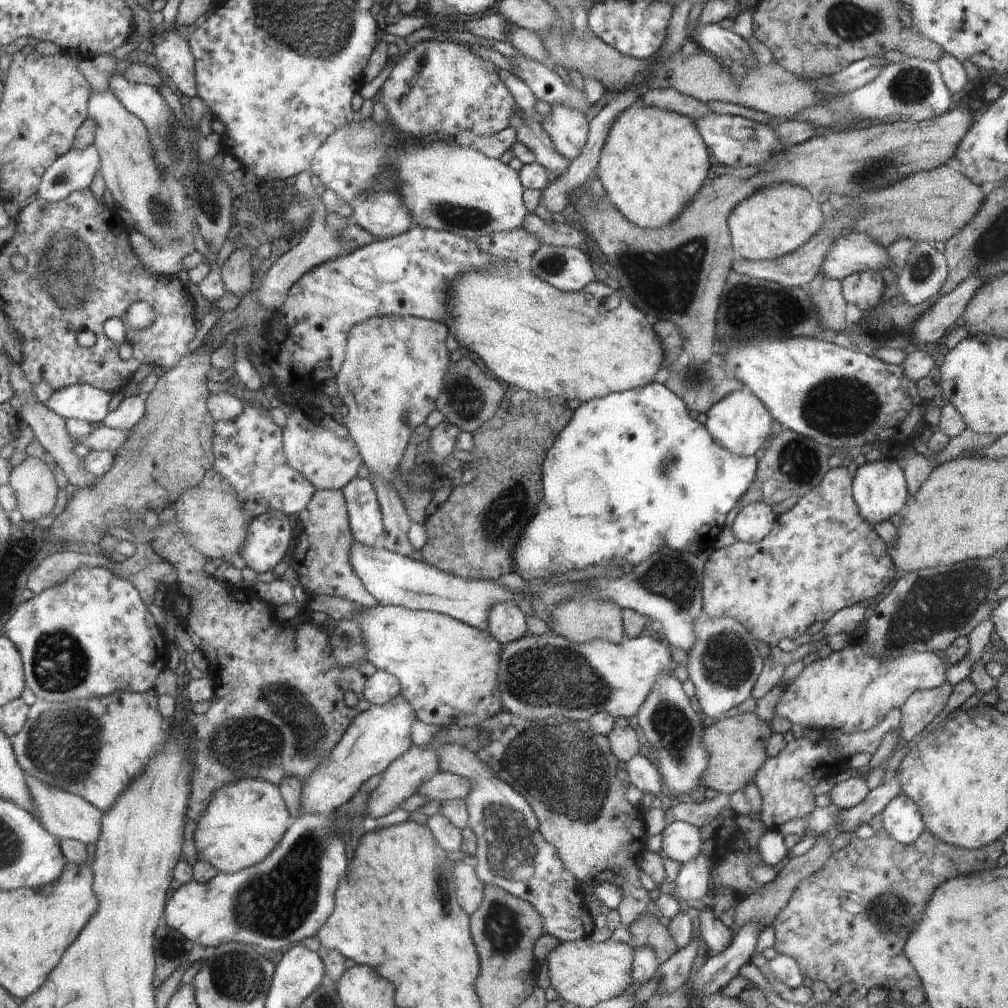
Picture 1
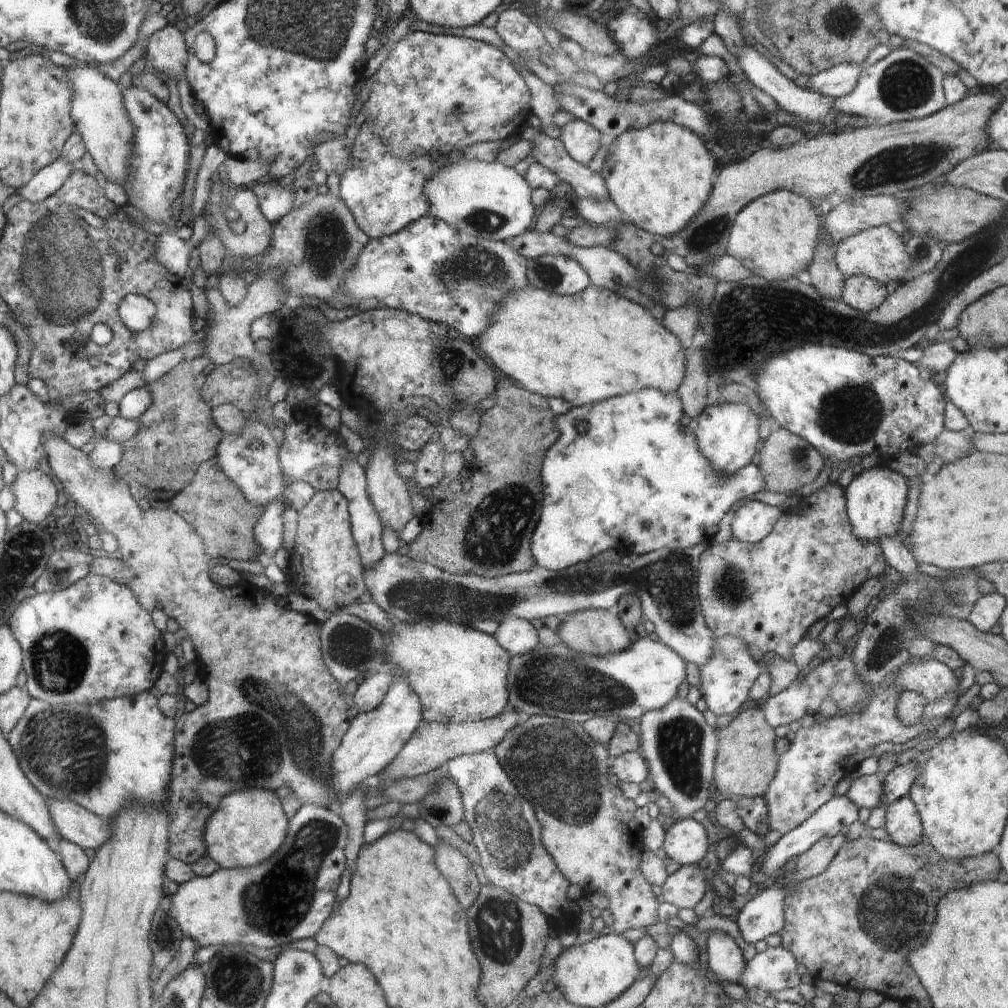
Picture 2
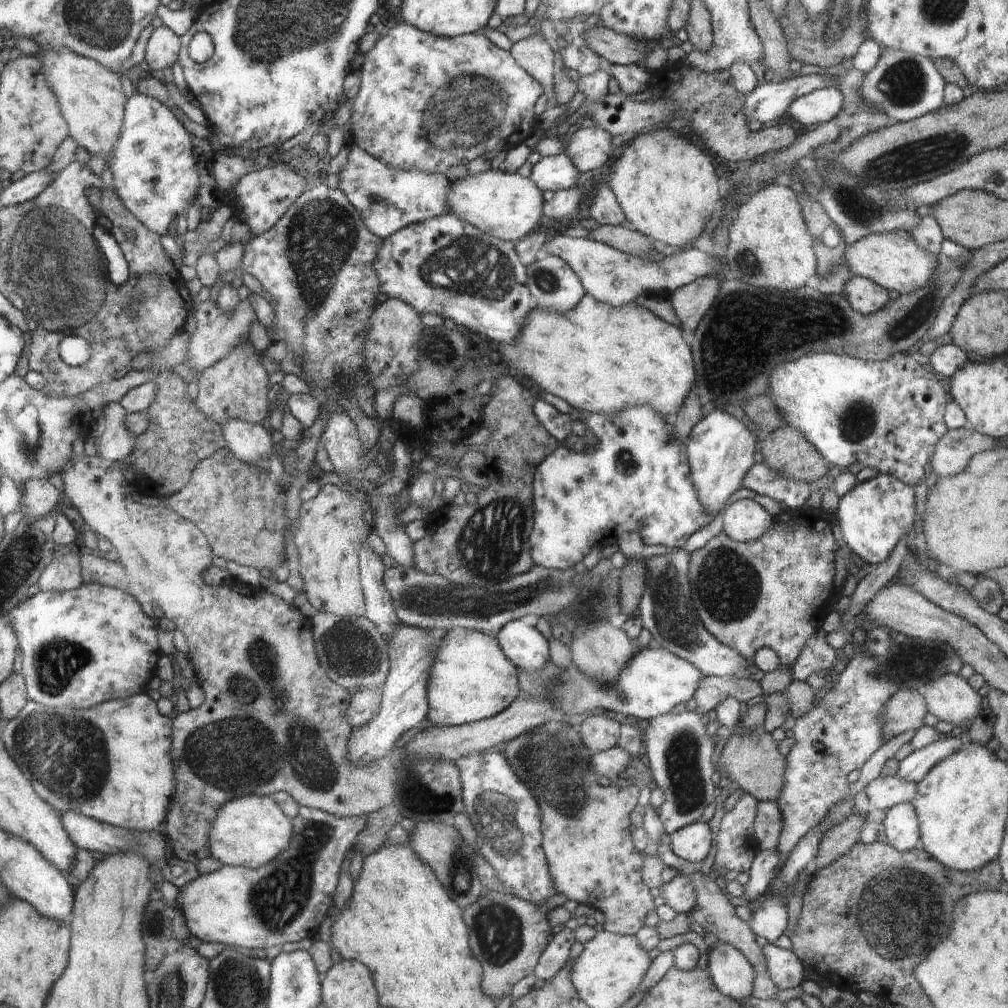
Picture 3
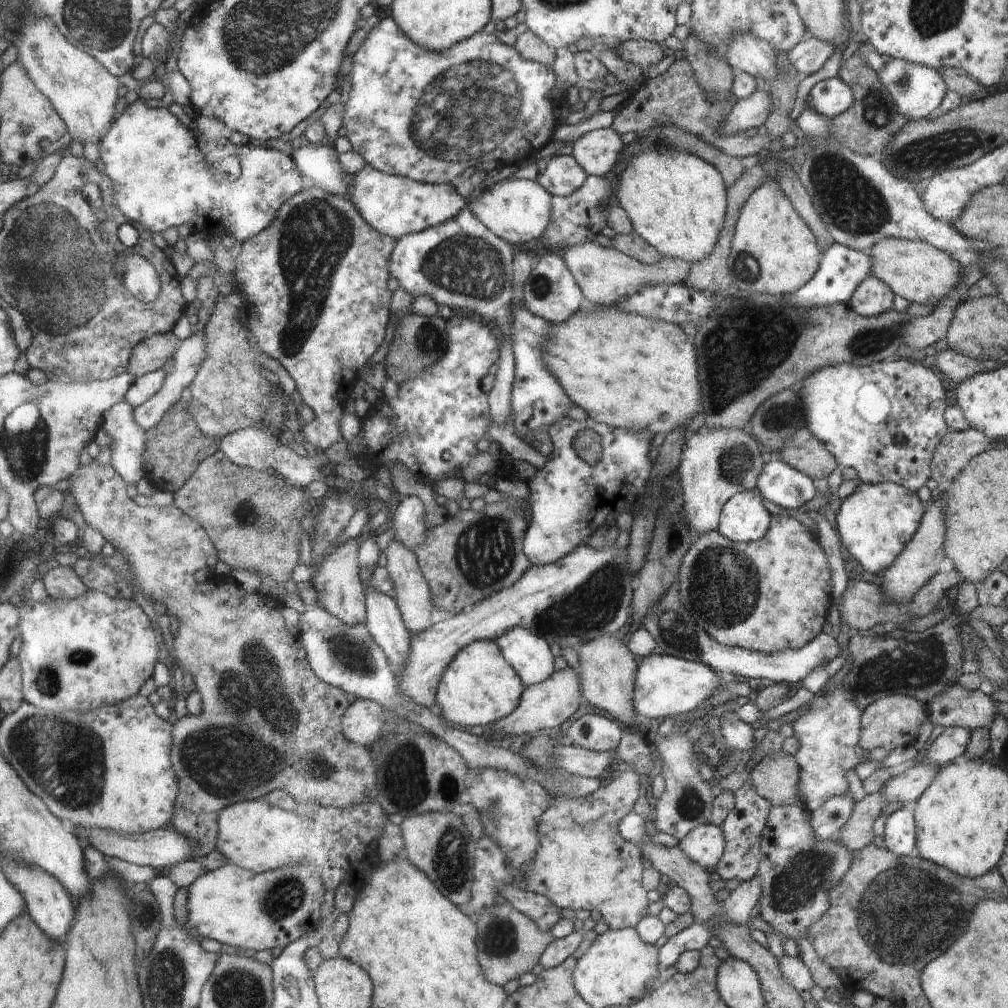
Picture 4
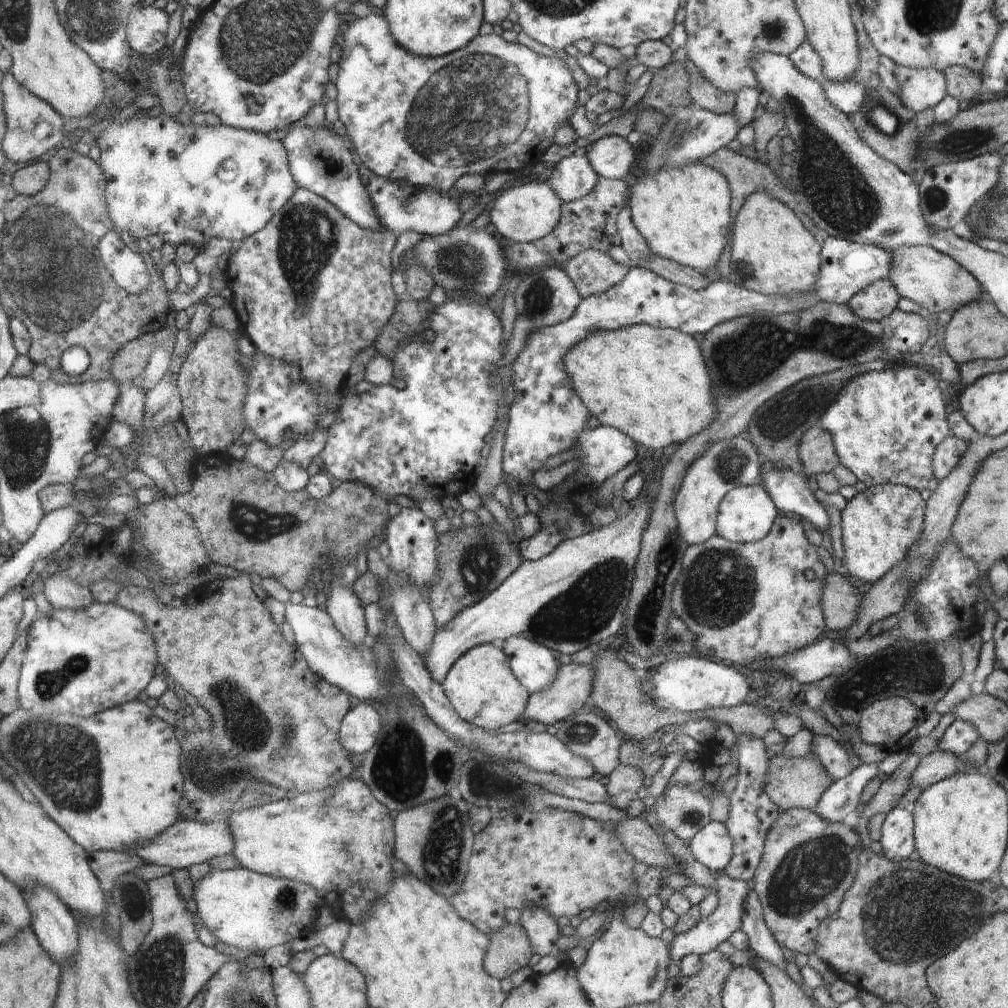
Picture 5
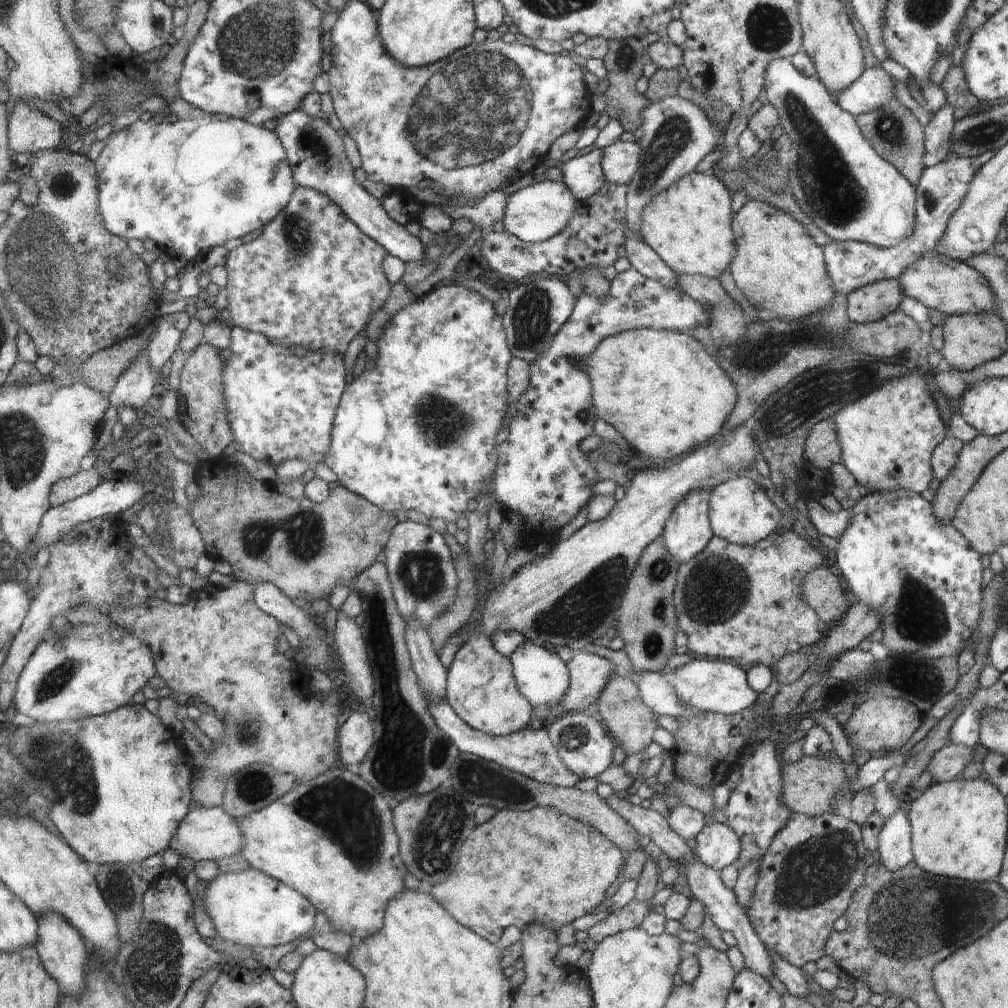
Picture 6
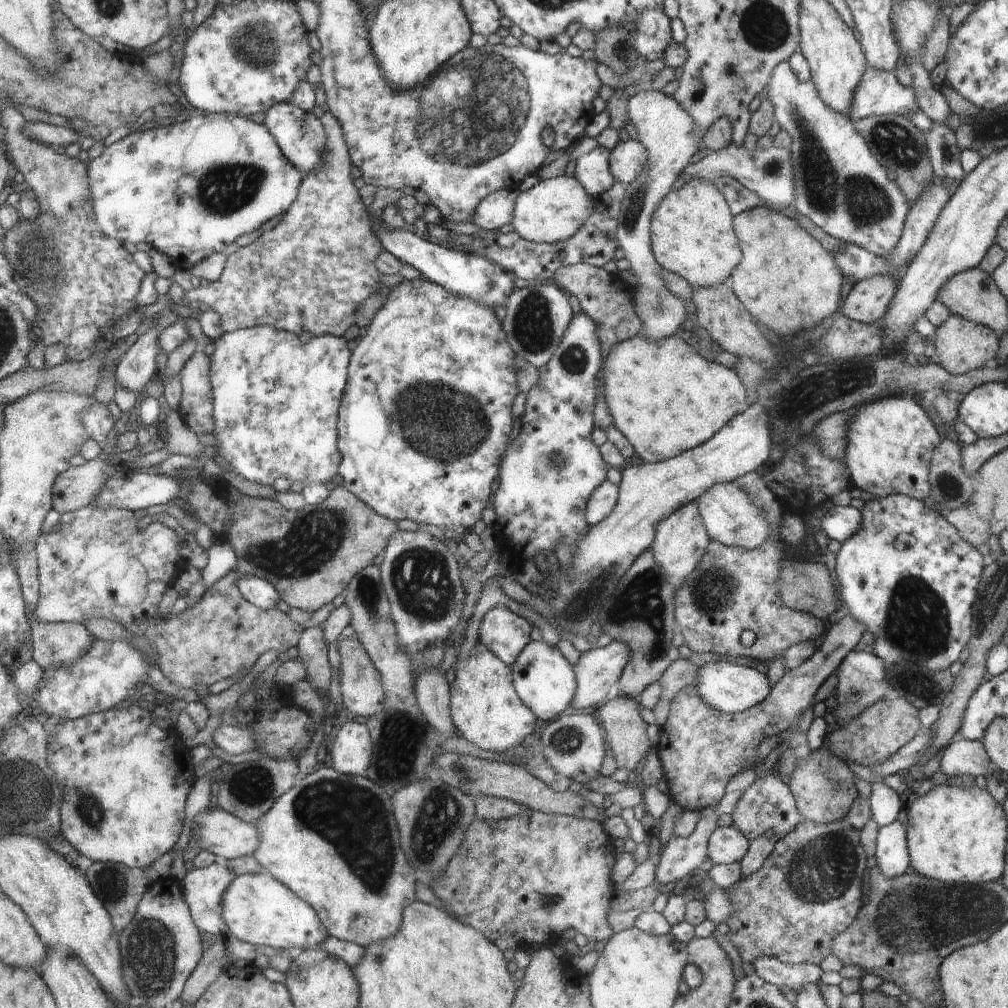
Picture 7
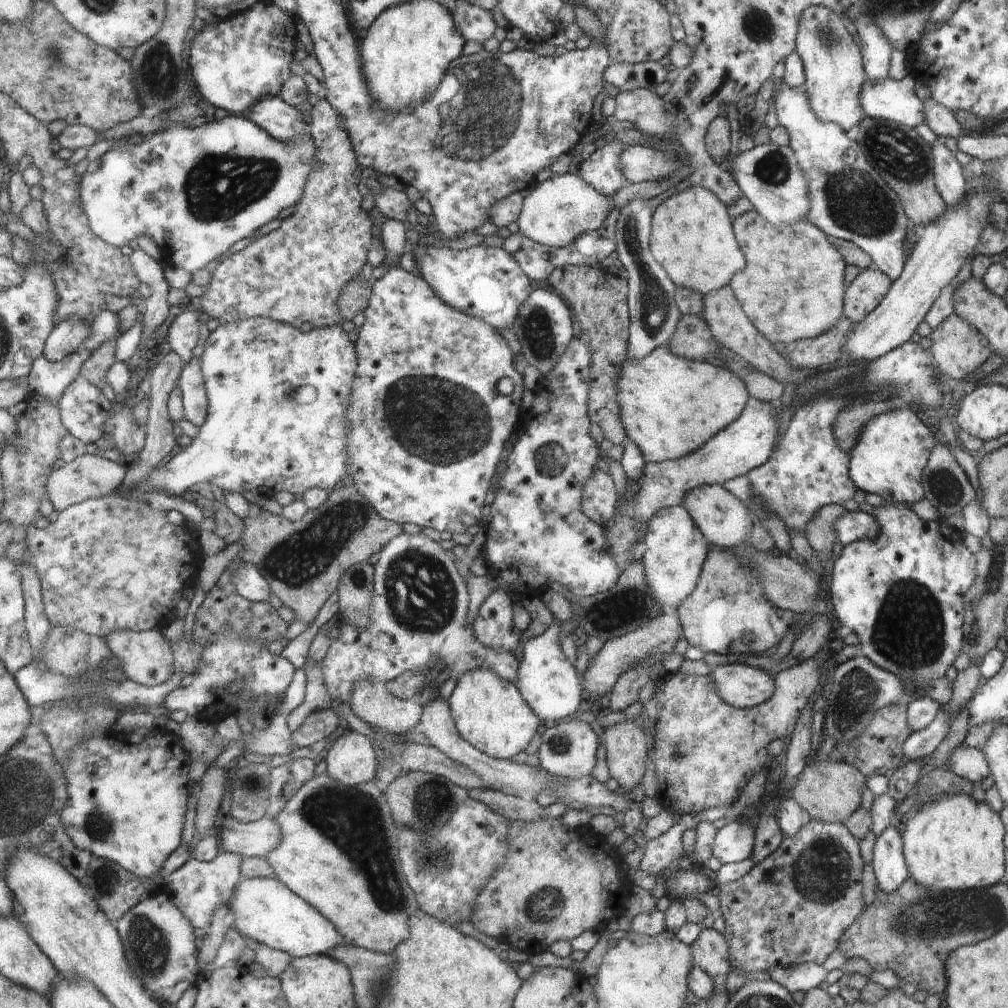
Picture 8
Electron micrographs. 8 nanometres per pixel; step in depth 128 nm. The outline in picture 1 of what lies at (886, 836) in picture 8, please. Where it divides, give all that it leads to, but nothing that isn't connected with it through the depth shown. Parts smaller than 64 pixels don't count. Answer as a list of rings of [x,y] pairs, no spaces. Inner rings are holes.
[[[906,795],[894,797],[881,813],[882,830],[902,845],[912,845],[923,833],[921,809]]]

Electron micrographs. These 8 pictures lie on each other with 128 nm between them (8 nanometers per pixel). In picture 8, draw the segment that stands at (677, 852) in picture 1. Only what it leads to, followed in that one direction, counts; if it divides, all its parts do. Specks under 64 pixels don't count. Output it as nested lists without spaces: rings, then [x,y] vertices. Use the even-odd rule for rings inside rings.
[[[734,820],[717,830],[713,856],[722,864],[744,861],[753,854],[756,828],[743,820]]]

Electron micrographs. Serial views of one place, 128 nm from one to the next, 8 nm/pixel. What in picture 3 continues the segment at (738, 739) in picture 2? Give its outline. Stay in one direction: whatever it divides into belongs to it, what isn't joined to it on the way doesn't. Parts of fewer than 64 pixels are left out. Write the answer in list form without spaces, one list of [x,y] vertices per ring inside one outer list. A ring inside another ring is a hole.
[[[760,702],[750,706],[746,712],[745,721],[738,731],[729,733],[729,738],[723,749],[717,752],[716,770],[723,771],[728,777],[726,781],[736,782],[745,793],[750,793],[757,801],[776,801],[785,786],[785,770],[787,758],[778,751],[777,743],[765,729],[766,703]]]

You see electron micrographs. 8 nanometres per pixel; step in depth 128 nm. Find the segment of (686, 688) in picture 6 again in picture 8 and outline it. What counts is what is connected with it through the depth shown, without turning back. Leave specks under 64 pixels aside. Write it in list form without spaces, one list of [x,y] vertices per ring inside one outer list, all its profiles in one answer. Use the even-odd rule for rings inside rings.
[[[742,663],[711,667],[708,676],[718,698],[739,709],[752,709],[769,700],[776,692],[776,682],[768,672]]]

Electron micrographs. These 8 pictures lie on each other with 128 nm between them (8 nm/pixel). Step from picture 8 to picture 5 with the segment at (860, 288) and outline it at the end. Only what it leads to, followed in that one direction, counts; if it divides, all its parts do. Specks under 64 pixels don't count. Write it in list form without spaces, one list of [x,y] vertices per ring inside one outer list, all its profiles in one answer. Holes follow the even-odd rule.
[[[882,278],[859,290],[848,302],[854,314],[867,321],[883,321],[896,309],[901,295],[890,279]]]

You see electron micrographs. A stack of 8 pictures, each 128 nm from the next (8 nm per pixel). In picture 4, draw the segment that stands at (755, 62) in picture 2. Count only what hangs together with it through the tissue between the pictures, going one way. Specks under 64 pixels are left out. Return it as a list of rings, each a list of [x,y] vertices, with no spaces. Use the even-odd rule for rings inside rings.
[[[828,78],[818,82],[810,90],[807,104],[812,106],[818,114],[824,114],[828,118],[840,116],[842,112],[852,106],[854,96],[850,86],[840,81],[840,78]]]

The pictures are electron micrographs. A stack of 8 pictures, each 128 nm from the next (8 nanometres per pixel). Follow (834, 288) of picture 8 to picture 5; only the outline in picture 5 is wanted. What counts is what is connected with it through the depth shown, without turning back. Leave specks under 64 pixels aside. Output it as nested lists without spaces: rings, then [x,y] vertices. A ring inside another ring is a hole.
[[[756,191],[743,202],[734,219],[727,281],[762,294],[809,293],[820,278],[821,246],[796,213],[766,191]]]

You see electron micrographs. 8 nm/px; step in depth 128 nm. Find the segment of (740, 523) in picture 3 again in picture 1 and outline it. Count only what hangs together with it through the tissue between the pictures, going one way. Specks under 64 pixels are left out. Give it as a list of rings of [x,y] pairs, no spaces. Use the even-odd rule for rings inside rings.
[[[753,502],[744,505],[730,524],[738,541],[757,543],[769,536],[774,522],[777,522],[776,516],[768,503]]]

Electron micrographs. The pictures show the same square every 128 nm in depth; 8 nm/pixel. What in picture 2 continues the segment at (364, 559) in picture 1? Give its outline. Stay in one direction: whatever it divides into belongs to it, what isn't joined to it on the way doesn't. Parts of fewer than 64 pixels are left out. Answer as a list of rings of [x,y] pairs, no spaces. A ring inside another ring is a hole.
[[[701,542],[698,546],[686,549],[669,549],[642,553],[623,567],[623,573],[602,571],[598,566],[585,568],[586,572],[578,574],[560,574],[544,567],[534,566],[532,571],[510,573],[501,577],[488,578],[482,575],[466,573],[447,573],[433,564],[412,560],[403,551],[385,554],[381,561],[370,568],[363,566],[363,579],[374,601],[384,613],[390,614],[395,621],[425,621],[444,619],[456,621],[474,627],[486,634],[496,634],[499,622],[504,617],[518,617],[526,620],[543,619],[545,616],[561,616],[584,609],[608,609],[617,604],[620,597],[630,593],[638,595],[642,604],[642,614],[654,624],[653,637],[658,638],[666,646],[677,651],[686,663],[695,664],[700,668],[711,655],[713,634],[707,627],[703,610],[699,602],[697,580],[699,577],[700,555],[708,548],[708,543]]]

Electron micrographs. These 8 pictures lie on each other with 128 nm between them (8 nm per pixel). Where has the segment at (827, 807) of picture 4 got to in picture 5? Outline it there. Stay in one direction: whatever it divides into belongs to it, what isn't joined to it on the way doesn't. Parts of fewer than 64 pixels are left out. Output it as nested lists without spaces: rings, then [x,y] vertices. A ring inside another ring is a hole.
[[[861,763],[848,776],[834,780],[814,810],[831,823],[842,823],[850,812],[858,810],[864,787],[876,775],[880,775],[876,763]]]

